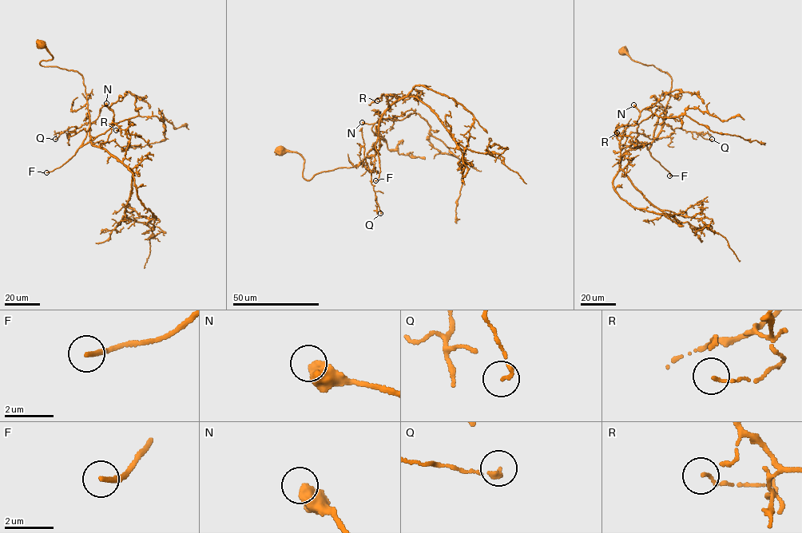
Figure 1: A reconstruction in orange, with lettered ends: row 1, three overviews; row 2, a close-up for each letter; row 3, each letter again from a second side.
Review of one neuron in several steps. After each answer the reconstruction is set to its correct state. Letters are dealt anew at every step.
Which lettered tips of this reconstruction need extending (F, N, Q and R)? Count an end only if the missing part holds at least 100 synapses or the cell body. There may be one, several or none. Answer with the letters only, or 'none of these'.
F

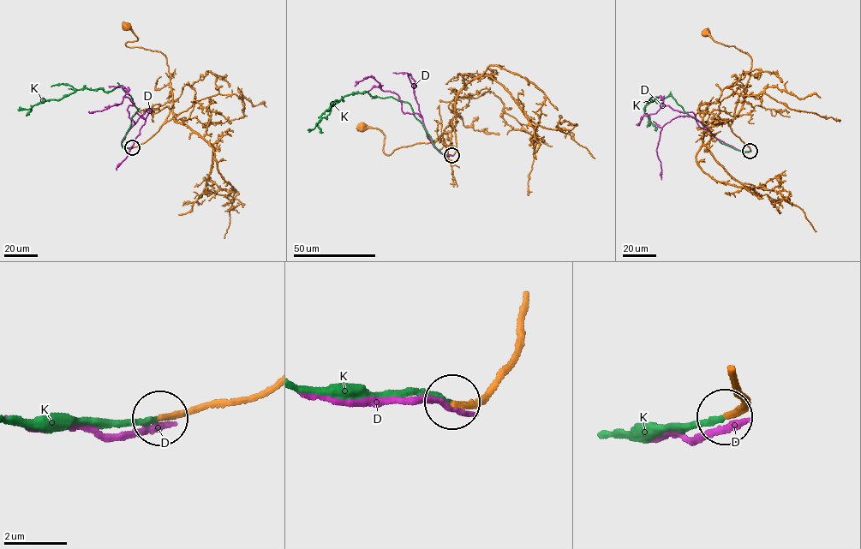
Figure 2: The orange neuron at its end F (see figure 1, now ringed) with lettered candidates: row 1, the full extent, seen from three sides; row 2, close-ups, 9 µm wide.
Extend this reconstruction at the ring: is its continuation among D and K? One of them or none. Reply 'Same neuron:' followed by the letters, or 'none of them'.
Same neuron: K

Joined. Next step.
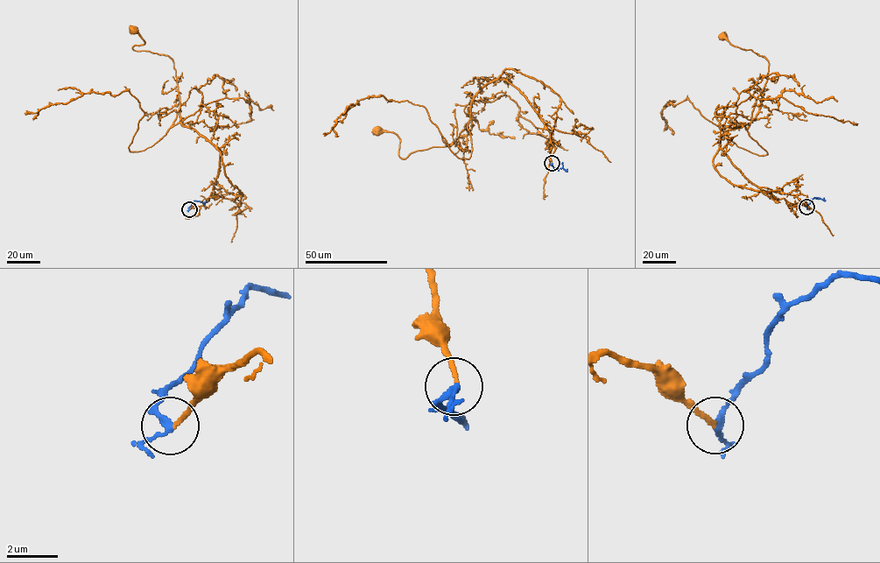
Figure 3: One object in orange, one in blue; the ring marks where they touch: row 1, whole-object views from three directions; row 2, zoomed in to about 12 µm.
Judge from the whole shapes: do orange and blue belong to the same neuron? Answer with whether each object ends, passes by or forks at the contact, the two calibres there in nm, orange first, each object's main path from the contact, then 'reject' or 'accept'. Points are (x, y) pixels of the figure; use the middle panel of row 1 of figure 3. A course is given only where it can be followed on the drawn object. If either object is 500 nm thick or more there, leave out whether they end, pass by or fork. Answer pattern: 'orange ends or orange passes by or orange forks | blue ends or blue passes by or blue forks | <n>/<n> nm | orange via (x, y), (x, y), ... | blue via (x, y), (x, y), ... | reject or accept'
orange ends | blue passes by | 160/190 nm | orange via (552, 163), (539, 115), (502, 80), (474, 95), (468, 132), (446, 146), (402, 158), (399, 137), (377, 130) | blue via (552, 163), (553, 168), (567, 169) | accept

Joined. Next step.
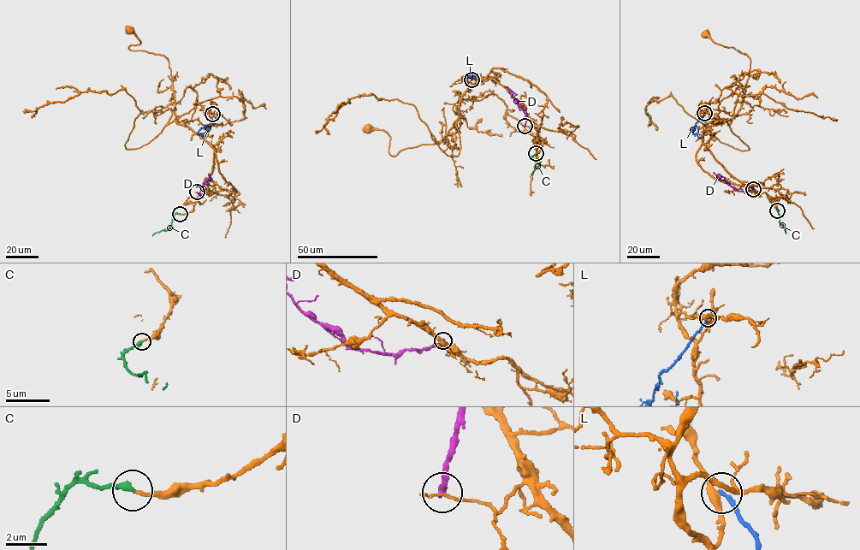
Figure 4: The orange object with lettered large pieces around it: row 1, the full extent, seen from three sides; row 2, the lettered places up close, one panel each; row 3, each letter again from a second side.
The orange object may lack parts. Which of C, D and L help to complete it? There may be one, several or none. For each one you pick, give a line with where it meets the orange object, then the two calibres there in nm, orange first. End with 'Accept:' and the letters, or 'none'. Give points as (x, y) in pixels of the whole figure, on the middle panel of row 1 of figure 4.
C: Touches orange at (536, 153). Thickness 150 nm (orange) against 320 nm
Accept: C

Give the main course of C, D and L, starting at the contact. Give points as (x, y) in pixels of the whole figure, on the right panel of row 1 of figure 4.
C: (777, 210), (779, 221), (785, 233)
D: (753, 189), (738, 191), (718, 176), (726, 178)
L: (704, 113), (695, 123), (692, 133), (697, 133), (699, 127)

